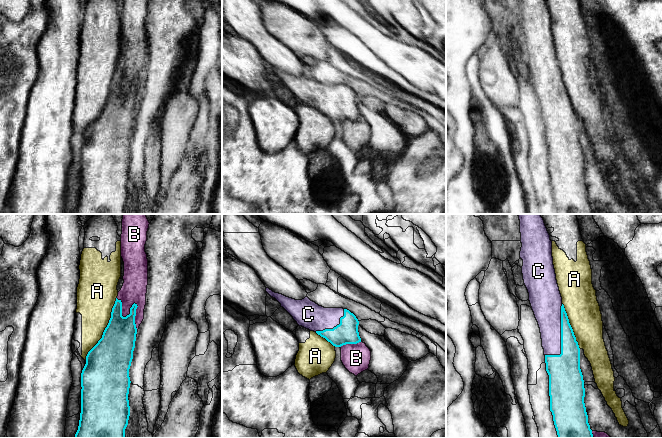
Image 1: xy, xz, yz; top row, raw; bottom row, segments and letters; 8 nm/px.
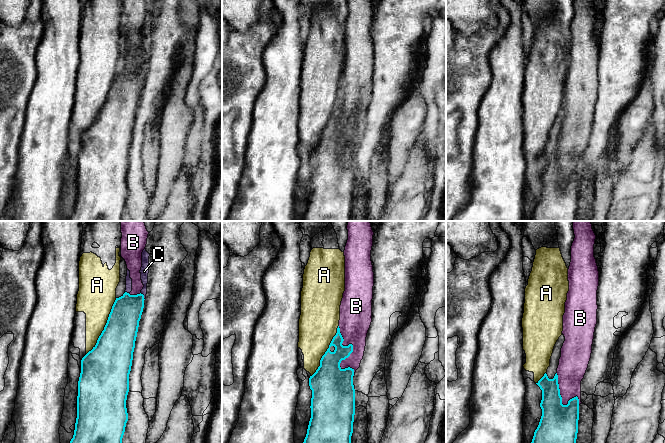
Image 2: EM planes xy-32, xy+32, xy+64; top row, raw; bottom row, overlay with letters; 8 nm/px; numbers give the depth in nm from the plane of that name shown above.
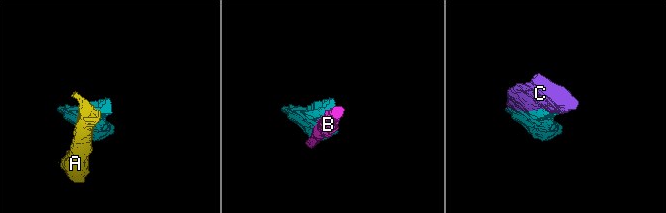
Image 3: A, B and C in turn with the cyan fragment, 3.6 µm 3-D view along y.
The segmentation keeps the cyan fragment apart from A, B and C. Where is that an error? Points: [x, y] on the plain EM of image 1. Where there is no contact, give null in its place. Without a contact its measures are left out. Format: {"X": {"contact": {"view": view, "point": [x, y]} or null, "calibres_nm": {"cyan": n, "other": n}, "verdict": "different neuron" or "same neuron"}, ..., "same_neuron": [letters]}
{"A": {"contact": {"view": "xy", "point": [105, 104]}, "calibres_nm": {"cyan": 320, "other": 300}, "verdict": "different neuron"}, "B": {"contact": {"view": "xy", "point": [132, 82]}, "calibres_nm": {"cyan": 260, "other": 200}, "verdict": "different neuron"}, "C": {"contact": {"view": "yz", "point": [561, 112]}, "calibres_nm": {"cyan": 220, "other": 220}, "verdict": "same neuron"}, "same_neuron": ["C"]}

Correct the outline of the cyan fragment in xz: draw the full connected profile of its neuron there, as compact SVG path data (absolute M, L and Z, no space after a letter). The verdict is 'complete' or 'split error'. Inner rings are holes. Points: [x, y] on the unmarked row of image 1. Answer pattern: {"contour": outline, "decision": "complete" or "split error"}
{"contour": "M269 64L266 68L275 74L297 98L310 107L316 108L335 123L361 118L356 92L343 84L324 84L308 73L295 76L275 69Z", "decision": "split error"}

